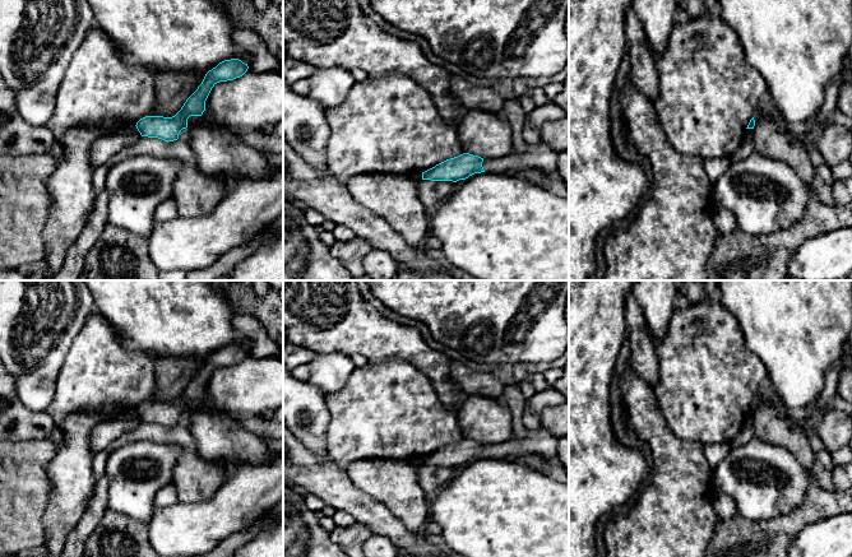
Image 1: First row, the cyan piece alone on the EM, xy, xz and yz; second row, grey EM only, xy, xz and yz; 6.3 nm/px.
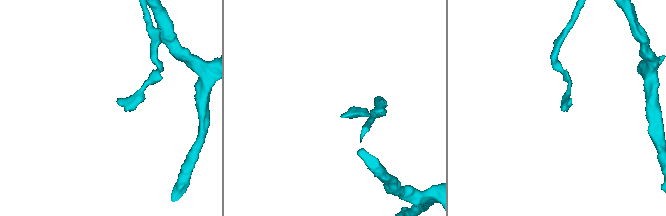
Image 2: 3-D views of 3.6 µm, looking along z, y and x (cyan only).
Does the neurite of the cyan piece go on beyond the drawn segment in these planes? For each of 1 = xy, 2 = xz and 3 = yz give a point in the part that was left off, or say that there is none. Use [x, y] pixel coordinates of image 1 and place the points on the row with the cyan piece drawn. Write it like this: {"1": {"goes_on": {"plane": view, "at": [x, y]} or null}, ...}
{"1": {"goes_on": null}, "2": {"goes_on": null}, "3": {"goes_on": null}}

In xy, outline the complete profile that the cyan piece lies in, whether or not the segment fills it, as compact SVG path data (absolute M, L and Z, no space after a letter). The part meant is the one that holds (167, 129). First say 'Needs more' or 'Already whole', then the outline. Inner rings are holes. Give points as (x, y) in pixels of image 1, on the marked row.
Already whole. M239 59L224 60L209 70L198 89L186 99L181 110L172 117L145 116L136 122L142 136L158 138L165 141L179 139L182 129L187 127L190 116L202 116L205 101L212 88L219 82L233 80L247 71L247 64Z

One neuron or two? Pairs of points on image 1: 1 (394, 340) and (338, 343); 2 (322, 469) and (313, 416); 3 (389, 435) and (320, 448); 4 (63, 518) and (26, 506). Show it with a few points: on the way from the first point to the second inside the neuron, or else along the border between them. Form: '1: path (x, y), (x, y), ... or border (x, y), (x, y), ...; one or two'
1: path (380, 340), (352, 340); one
2: border (296, 436), (319, 455), (328, 453); two
3: border (330, 417), (327, 434), (327, 451); two
4: border (51, 483), (50, 502), (44, 516), (44, 542); two

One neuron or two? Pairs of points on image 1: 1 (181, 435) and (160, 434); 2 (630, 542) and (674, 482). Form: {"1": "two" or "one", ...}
{"1": "one", "2": "one"}

